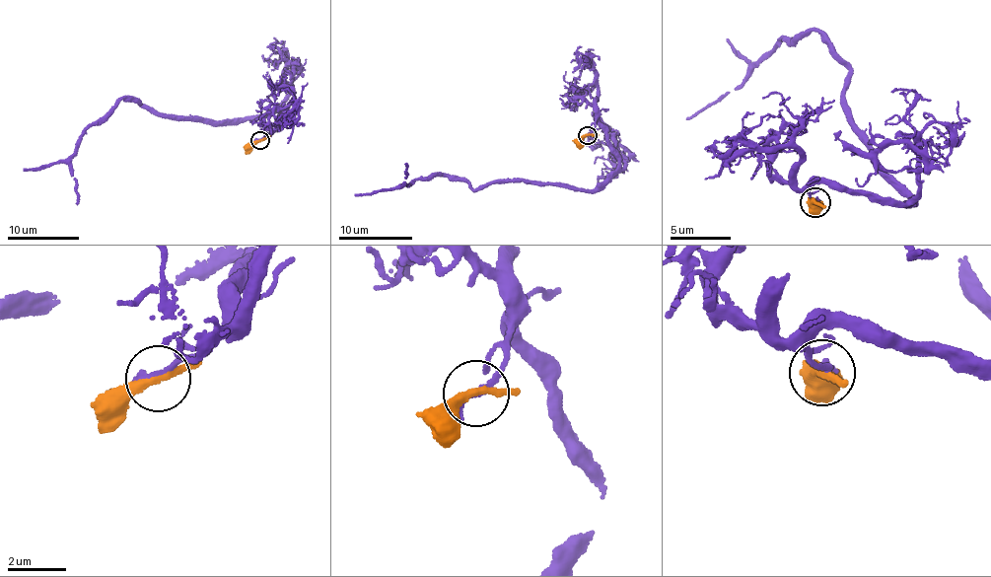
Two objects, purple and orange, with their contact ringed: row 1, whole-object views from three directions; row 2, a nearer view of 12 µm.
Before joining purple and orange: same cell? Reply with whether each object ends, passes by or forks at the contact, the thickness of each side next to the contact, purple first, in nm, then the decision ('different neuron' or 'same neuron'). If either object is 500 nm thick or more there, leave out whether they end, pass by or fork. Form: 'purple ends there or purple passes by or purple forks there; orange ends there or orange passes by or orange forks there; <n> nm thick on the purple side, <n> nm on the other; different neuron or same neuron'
purple ends there; orange passes by; 260 nm thick on the purple side, 260 nm on the other; different neuron

